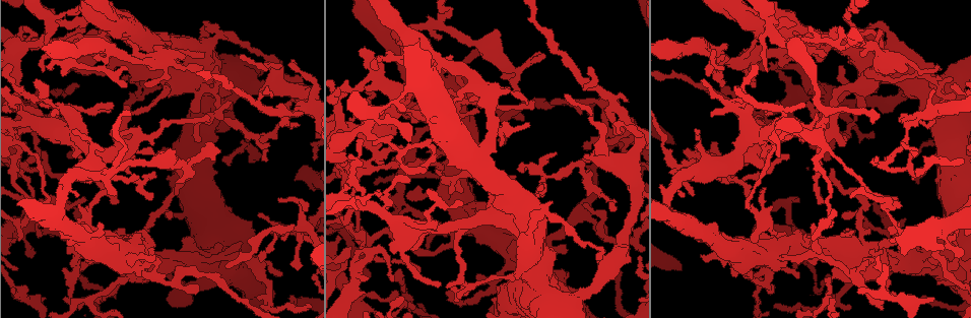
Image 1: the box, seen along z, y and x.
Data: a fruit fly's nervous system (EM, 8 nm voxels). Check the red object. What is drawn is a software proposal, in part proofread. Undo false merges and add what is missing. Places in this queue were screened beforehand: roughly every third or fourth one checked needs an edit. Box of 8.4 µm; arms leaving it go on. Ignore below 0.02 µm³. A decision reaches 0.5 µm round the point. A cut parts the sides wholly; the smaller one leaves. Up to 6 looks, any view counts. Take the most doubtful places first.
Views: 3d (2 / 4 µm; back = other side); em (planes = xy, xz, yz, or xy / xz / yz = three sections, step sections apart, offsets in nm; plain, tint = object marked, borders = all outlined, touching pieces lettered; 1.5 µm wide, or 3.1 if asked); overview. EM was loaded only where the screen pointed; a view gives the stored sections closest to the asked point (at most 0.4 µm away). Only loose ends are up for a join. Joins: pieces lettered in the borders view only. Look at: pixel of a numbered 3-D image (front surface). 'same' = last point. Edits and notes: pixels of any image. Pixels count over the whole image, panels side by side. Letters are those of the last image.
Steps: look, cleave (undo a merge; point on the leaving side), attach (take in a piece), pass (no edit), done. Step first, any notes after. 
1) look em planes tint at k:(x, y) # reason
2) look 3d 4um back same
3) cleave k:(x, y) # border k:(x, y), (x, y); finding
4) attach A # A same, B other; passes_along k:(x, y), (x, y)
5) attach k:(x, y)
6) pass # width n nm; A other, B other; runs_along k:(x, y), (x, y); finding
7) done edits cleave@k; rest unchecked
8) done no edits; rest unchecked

look em planes tint at 1:(344, 170) # three arms meet

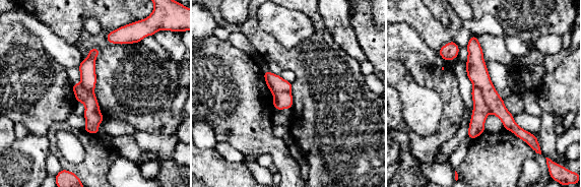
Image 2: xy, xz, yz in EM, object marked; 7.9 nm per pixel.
look em planes borders same # see the neighbours

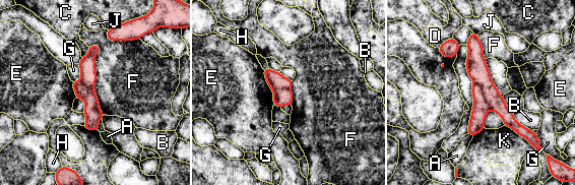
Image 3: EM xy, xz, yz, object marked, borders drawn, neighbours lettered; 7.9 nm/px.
cleave 3:(476, 67) # width 160 nm; A other, B other, C other, D other, E other, F other, G other, H other, J other, K other; part_leaving 3:(472, 36), (477, 71), (524, 134); a second cell is stuck on

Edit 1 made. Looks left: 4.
look em planes borders at 1:(494, 204) # thick end

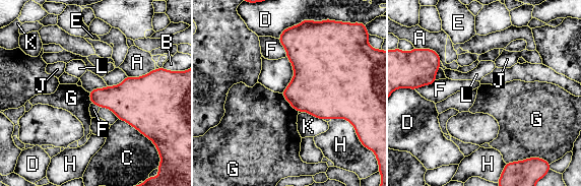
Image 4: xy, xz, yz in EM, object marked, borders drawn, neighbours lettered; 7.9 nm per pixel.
pass # A other, B other, C other, D other, E other, F other, G other, H other, J other, K other, L other; border 4:(281, 94), (298, 112); none of them fits

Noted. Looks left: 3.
look 3d 4um at 1:(193, 111) # branch stops here

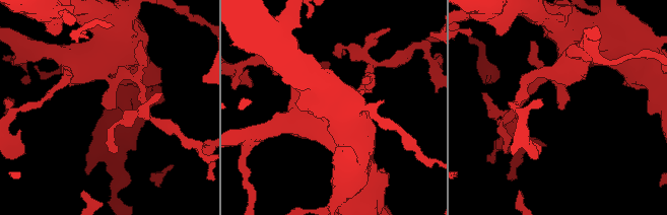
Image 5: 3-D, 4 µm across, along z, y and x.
look em planes borders at 5:(562, 107)

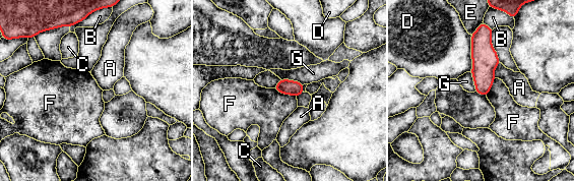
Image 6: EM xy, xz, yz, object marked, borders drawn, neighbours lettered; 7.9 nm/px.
pass # A other, B other, C other, D other, E other, F other, G other; none of them fits

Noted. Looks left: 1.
done edits cleave@3; rest unchecked

